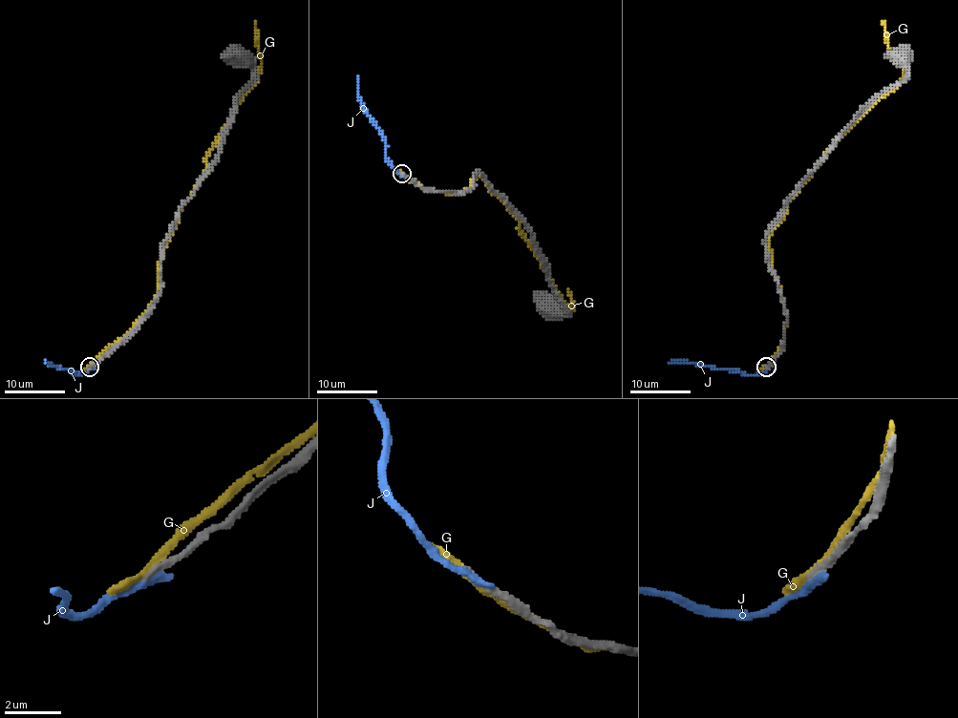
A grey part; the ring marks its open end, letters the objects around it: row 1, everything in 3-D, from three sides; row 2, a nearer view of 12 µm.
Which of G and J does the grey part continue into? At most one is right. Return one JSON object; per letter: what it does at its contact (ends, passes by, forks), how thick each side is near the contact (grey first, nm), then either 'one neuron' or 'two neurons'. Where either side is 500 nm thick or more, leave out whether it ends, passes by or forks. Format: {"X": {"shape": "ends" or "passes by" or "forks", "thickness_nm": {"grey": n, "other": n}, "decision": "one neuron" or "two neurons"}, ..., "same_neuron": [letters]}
{"G": {"shape": "passes by", "thickness_nm": {"grey": 360, "other": 220}, "decision": "two neurons"}, "J": {"shape": "ends", "thickness_nm": {"grey": 340, "other": 280}, "decision": "two neurons"}, "same_neuron": []}

